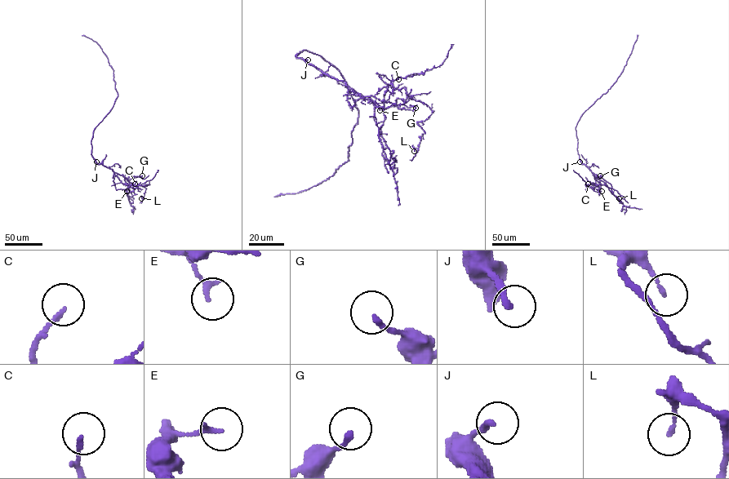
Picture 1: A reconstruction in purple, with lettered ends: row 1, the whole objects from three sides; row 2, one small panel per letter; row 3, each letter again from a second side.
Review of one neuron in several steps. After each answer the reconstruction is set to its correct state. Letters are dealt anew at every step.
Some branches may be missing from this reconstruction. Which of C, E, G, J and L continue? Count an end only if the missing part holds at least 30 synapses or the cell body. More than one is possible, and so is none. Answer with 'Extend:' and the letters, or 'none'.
Extend: G, J

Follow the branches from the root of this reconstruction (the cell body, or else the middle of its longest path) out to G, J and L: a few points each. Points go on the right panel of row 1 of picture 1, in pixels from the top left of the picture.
G: (577, 141), (581, 163), (597, 179), (600, 175)
J: (577, 141), (580, 161)
L: (577, 141), (579, 158), (600, 185), (596, 188), (600, 192), (595, 184), (604, 184), (619, 198)

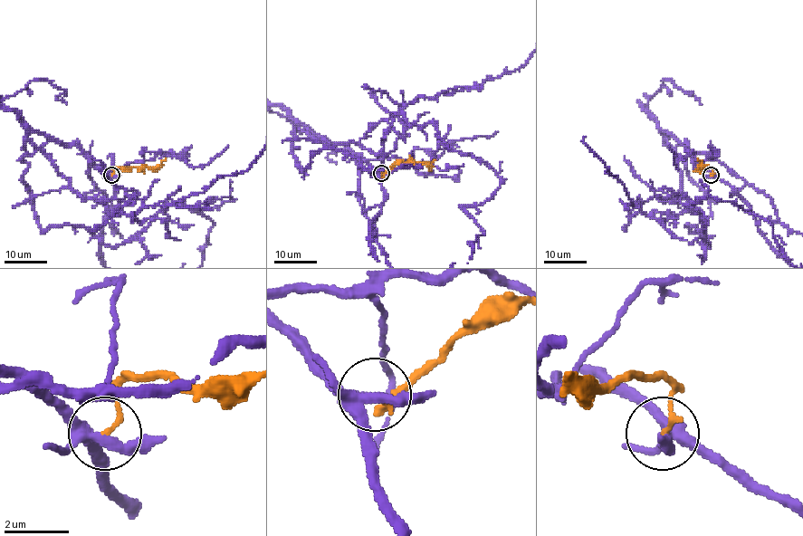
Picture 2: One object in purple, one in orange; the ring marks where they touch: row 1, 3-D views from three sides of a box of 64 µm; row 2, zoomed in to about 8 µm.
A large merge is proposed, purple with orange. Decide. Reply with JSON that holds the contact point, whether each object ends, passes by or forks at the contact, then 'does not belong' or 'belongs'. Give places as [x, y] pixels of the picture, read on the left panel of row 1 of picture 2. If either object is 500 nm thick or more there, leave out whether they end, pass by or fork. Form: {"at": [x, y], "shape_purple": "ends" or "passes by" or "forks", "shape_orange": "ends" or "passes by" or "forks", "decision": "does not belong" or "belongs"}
{"at": [111, 175], "shape_purple": "forks", "shape_orange": "ends", "decision": "does not belong"}

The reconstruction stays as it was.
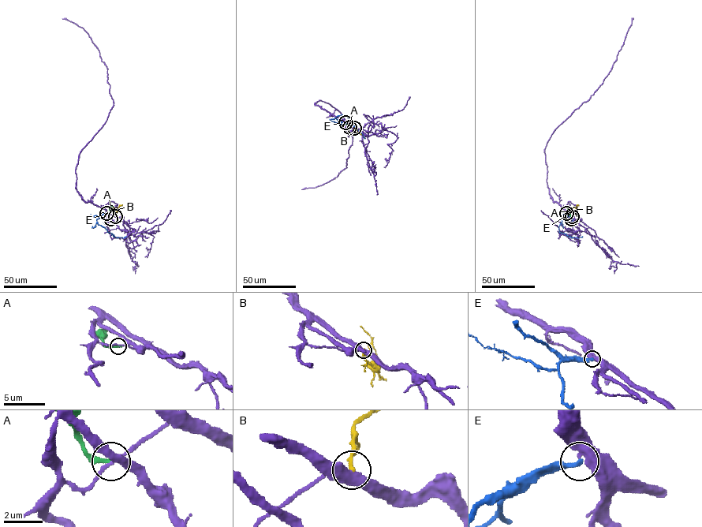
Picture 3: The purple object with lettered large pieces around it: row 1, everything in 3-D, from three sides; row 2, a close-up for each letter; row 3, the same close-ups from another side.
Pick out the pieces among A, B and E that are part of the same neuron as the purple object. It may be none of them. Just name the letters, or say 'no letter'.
no letter

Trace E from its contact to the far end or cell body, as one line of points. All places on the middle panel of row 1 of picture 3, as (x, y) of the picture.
E: (345, 122), (341, 122), (337, 116), (345, 114), (364, 138)

